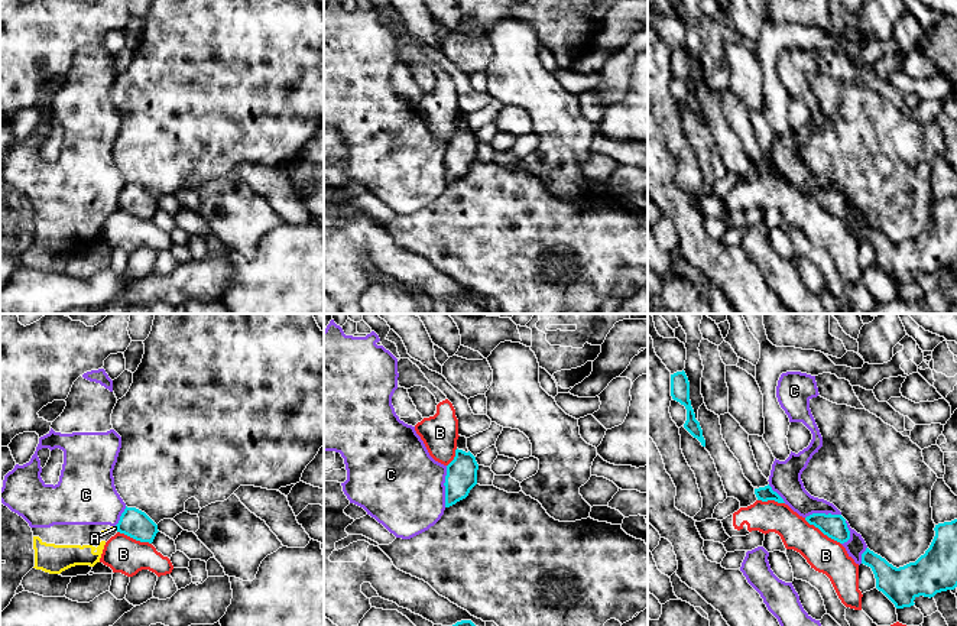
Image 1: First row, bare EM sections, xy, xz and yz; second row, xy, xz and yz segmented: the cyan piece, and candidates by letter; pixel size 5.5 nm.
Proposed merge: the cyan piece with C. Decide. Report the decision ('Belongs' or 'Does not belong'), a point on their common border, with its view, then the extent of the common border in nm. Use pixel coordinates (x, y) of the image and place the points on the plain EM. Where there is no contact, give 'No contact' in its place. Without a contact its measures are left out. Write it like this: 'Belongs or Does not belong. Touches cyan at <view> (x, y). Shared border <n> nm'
Does not belong. Touches cyan at xz (444, 161). Shared border 240 nm

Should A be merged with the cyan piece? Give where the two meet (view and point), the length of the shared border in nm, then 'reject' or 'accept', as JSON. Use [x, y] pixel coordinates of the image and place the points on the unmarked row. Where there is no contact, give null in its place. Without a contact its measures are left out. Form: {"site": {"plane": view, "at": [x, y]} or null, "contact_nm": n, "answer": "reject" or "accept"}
{"site": {"plane": "xy", "at": [117, 204]}, "contact_nm": 30, "answer": "reject"}

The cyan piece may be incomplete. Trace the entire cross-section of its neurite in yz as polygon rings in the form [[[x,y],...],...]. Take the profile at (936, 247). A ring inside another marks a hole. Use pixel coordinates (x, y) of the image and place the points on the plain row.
[[[957,195],[938,200],[934,207],[935,213],[925,230],[899,244],[869,224],[862,230],[862,240],[875,250],[876,265],[896,285],[914,282],[919,272],[931,275],[957,263]]]

